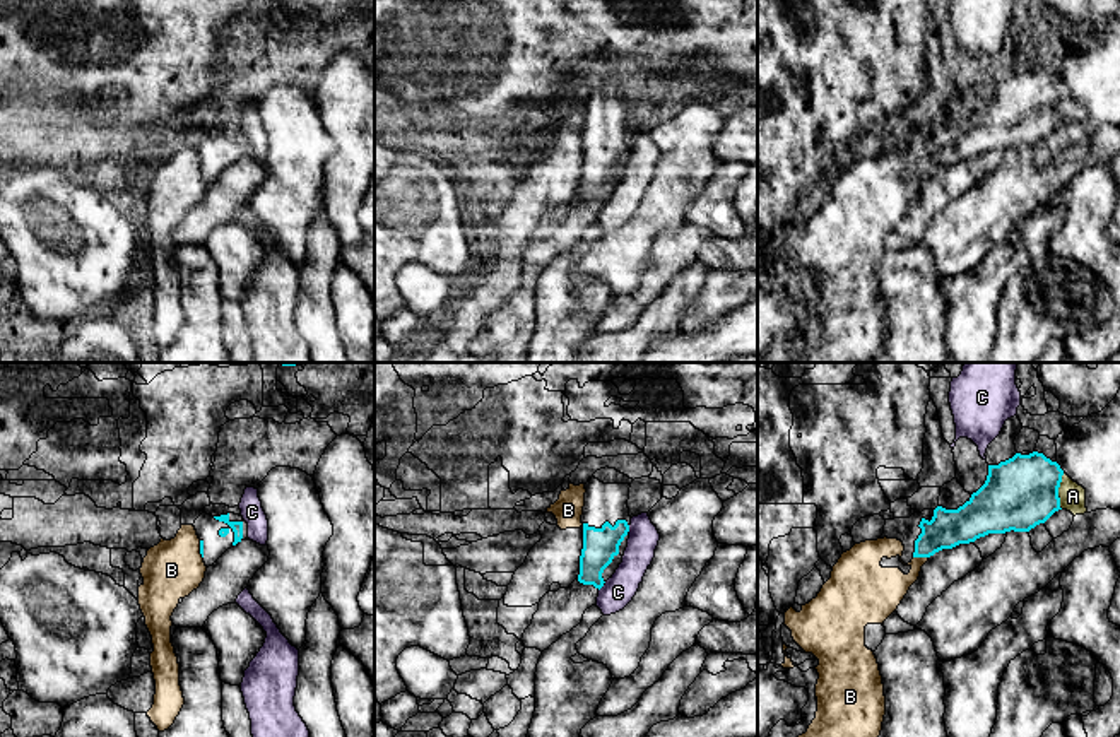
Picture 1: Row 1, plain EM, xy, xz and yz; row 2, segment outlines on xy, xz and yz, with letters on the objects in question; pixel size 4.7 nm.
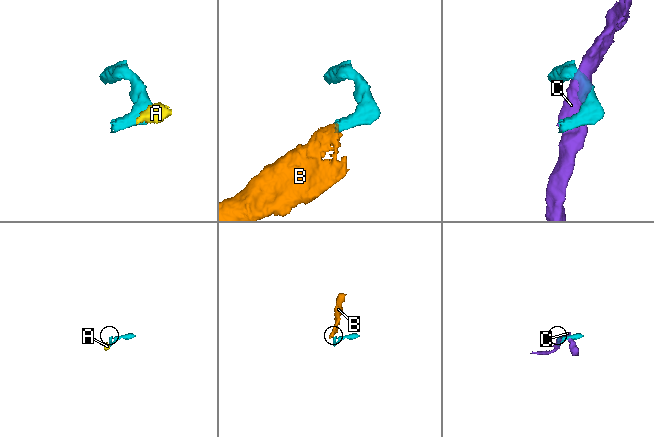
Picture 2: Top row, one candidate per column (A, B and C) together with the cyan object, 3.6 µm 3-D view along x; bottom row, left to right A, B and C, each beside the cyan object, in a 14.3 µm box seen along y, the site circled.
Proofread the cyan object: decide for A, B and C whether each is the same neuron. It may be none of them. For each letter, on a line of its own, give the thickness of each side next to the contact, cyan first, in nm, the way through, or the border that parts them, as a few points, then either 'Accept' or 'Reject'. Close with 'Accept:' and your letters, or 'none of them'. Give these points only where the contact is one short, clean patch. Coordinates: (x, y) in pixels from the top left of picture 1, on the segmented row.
A: Thickness 340 nm (cyan) against 130 nm. Boundary: yz (1064, 472), (1059, 483), (1061, 508). Reject
B: Thickness 180 nm (cyan) against 220 nm. Reject
C: Thickness 160 nm (cyan) against 140 nm. Reject
Accept: none of them

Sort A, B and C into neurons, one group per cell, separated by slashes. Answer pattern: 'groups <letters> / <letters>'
groups A B / C

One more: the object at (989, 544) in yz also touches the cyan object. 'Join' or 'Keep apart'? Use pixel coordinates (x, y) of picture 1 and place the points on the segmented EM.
Keep apart

